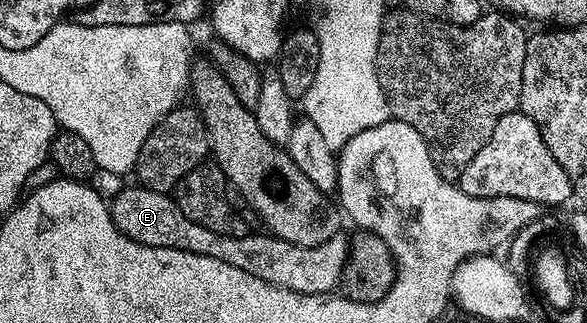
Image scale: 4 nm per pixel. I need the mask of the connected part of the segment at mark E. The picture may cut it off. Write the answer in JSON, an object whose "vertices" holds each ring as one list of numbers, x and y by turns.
{"vertices":[[141,186,133,187,124,189,110,204,110,216,114,224,125,236,132,238,132,242,153,248,171,248,197,256,220,258,220,262,228,262,228,266,248,270,248,274,256,274,256,278,272,286,287,288,300,294,325,296,341,285,344,266,350,257,350,242,345,235,333,236,328,238,328,242,309,248,284,242,284,238,273,234,216,234,216,230,208,230,208,226,199,226,197,222,192,222,192,218,188,218,188,214,180,210,173,195]]}

